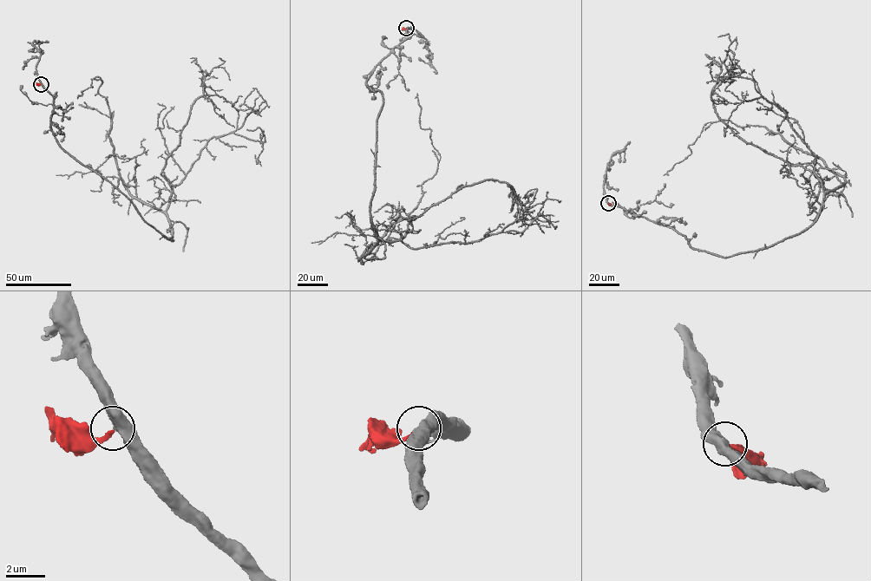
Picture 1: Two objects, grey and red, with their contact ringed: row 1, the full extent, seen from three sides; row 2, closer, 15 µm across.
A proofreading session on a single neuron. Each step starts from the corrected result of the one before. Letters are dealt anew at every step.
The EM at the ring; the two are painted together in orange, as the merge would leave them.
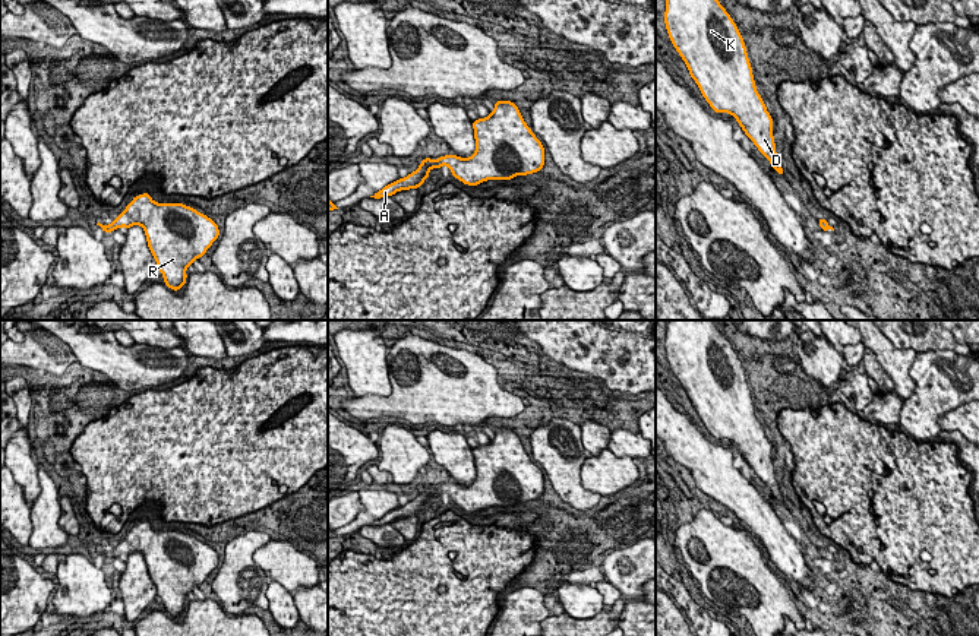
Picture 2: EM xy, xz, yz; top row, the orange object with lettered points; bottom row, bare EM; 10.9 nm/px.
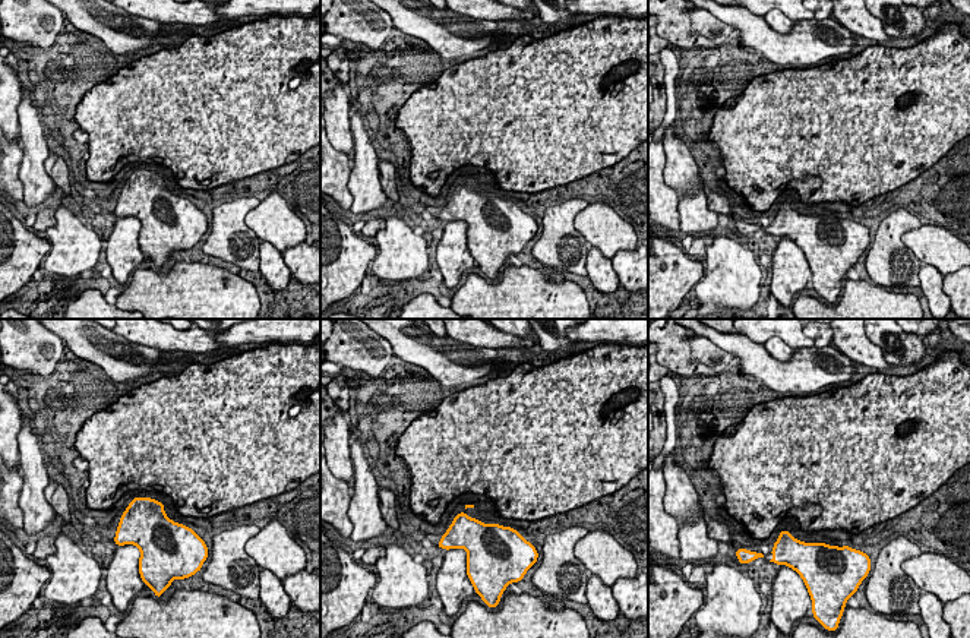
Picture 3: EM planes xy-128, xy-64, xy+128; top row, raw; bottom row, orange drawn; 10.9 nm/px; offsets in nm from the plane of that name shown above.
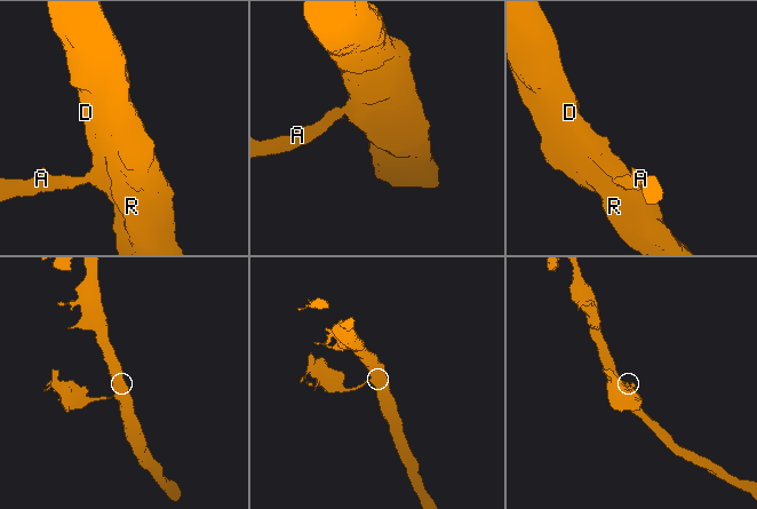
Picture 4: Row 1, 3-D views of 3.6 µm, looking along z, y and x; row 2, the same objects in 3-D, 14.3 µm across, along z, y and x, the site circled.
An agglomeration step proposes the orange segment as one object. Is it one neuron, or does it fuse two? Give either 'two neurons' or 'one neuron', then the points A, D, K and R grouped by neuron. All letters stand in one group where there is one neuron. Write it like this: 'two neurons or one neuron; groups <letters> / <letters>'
one neuron; groups A D K R

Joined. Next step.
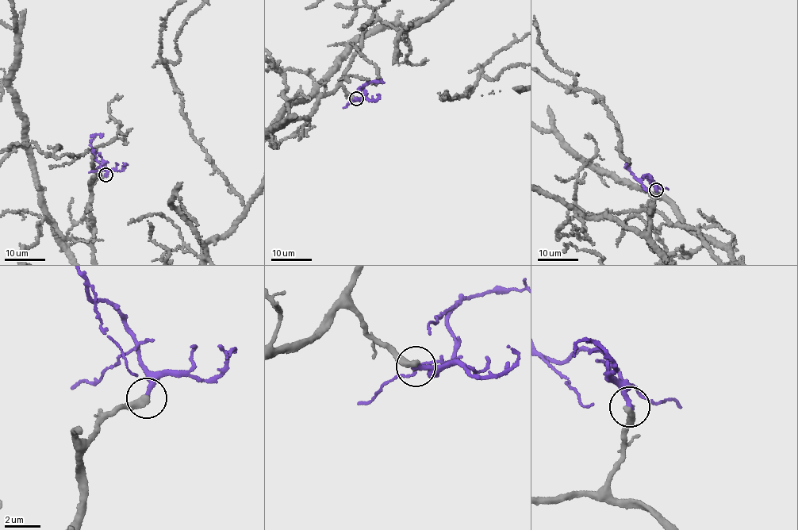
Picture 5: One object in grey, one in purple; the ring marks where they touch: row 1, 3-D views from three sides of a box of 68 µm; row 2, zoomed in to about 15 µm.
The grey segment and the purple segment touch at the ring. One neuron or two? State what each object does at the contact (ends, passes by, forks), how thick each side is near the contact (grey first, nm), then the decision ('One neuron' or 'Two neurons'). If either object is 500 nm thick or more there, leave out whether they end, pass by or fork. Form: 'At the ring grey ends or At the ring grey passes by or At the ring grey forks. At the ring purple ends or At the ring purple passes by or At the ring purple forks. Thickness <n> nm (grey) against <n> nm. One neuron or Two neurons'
At the ring grey ends. At the ring purple ends. Thickness 440 nm (grey) against 280 nm. One neuron

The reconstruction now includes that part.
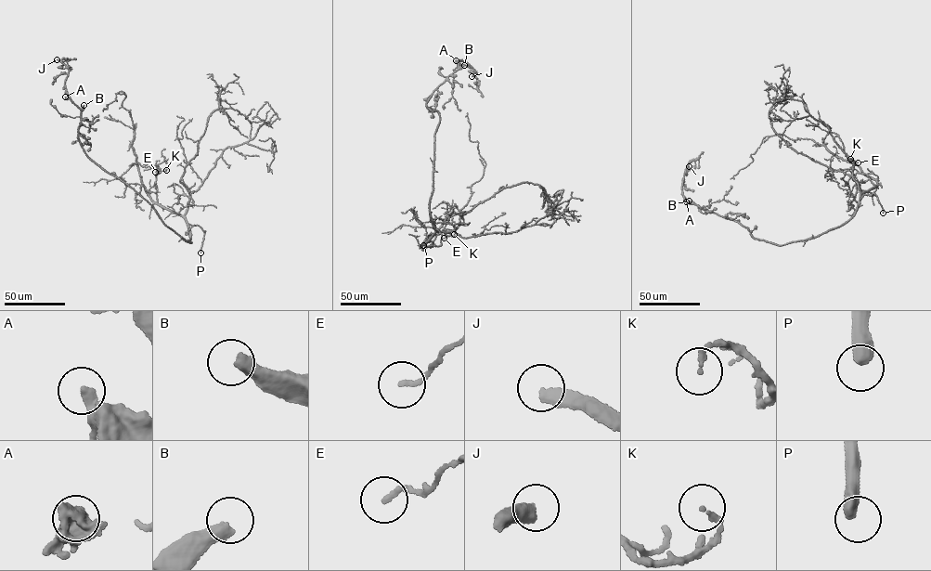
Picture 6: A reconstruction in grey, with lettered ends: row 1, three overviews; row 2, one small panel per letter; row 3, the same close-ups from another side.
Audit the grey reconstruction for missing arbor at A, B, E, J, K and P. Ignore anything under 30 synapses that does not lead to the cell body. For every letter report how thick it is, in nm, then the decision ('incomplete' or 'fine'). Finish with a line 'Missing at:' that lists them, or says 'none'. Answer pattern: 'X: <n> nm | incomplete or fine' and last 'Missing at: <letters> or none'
A: 400 nm | fine
B: 460 nm | incomplete
E: 140 nm | fine
J: 360 nm | incomplete
K: 140 nm | fine
P: 440 nm | incomplete
Missing at: B, J, P

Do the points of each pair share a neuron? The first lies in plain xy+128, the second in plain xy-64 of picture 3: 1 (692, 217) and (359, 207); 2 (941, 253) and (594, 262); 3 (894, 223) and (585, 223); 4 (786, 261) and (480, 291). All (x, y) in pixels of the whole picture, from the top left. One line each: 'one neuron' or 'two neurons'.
1: one neuron
2: two neurons
3: two neurons
4: two neurons

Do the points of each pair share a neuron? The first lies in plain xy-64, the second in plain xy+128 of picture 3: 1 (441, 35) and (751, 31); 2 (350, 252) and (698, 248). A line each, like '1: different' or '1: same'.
1: same
2: different

